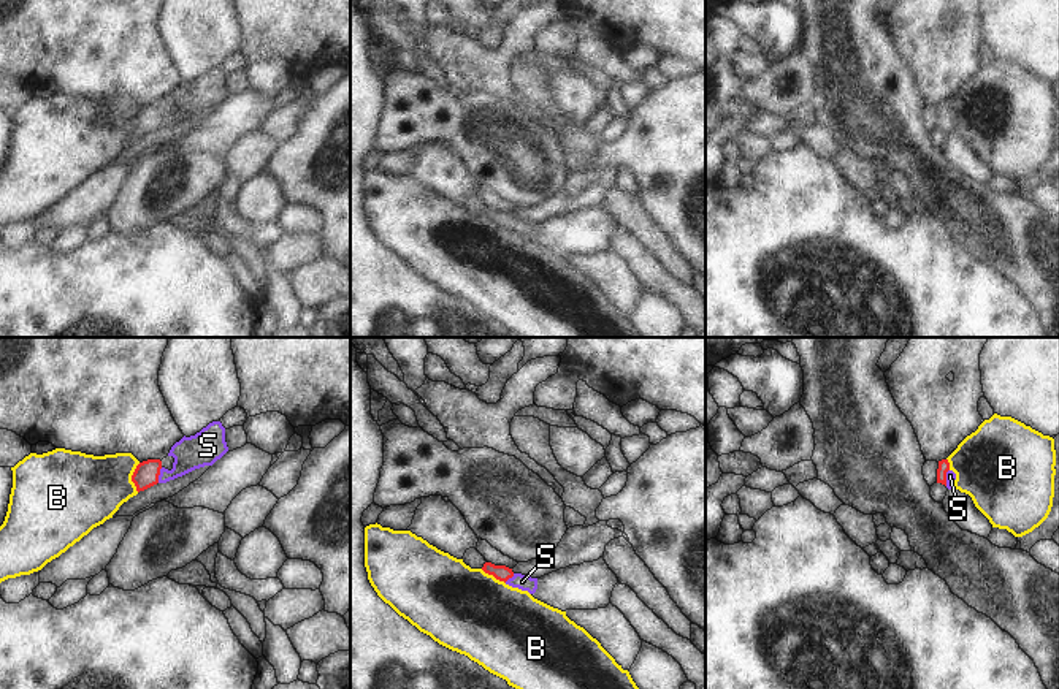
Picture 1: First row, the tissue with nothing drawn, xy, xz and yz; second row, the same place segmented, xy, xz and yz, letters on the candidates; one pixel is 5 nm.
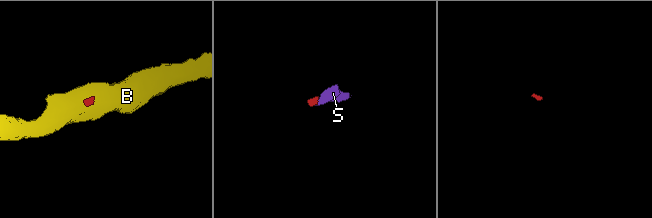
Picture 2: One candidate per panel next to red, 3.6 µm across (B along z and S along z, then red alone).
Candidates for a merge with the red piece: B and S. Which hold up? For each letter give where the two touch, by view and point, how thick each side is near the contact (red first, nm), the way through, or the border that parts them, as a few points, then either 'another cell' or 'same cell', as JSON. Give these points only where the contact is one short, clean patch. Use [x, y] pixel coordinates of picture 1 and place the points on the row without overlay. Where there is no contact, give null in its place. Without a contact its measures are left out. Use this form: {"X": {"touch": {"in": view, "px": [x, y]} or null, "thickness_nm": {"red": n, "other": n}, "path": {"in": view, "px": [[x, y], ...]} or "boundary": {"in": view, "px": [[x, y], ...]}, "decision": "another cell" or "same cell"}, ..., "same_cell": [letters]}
{"B": {"touch": {"in": "xy", "px": [132, 122]}, "thickness_nm": {"red": 130, "other": 360}, "boundary": {"in": "xy", "px": [[140, 108], [132, 121], [137, 137]]}, "decision": "another cell"}, "S": {"touch": {"in": "xy", "px": [159, 119]}, "thickness_nm": {"red": 130, "other": 170}, "path": {"in": "xy", "px": [[146, 119], [159, 119], [173, 119], [198, 95]]}, "decision": "same cell"}, "same_cell": ["S"]}

